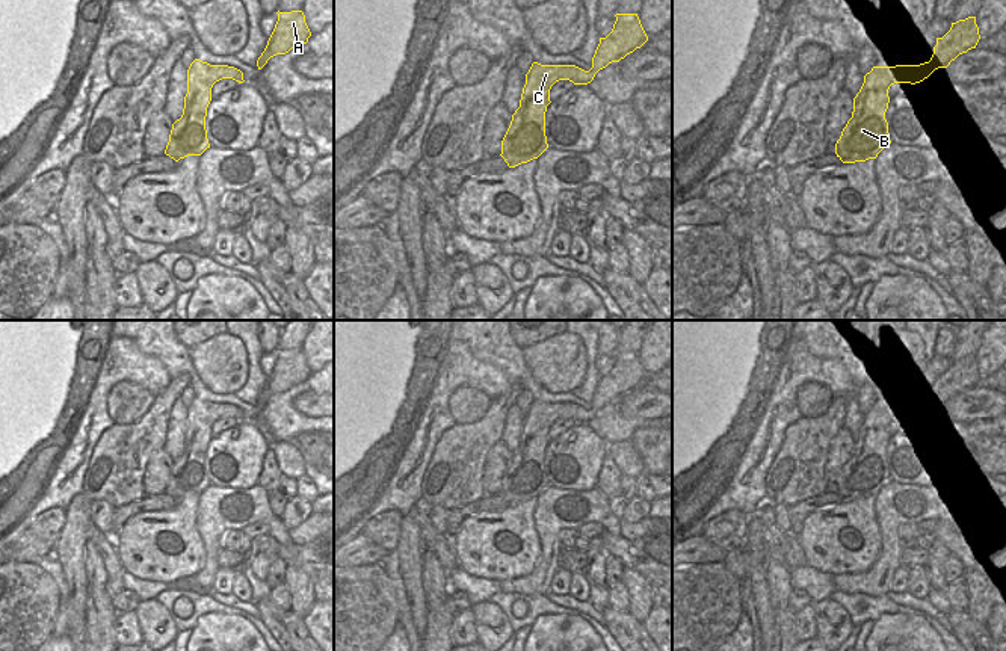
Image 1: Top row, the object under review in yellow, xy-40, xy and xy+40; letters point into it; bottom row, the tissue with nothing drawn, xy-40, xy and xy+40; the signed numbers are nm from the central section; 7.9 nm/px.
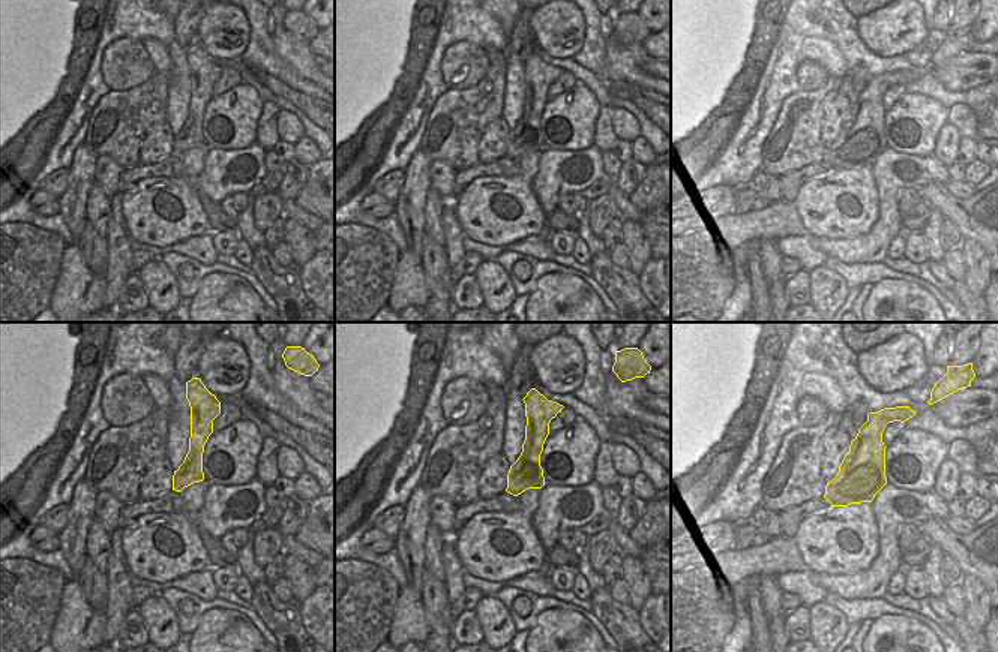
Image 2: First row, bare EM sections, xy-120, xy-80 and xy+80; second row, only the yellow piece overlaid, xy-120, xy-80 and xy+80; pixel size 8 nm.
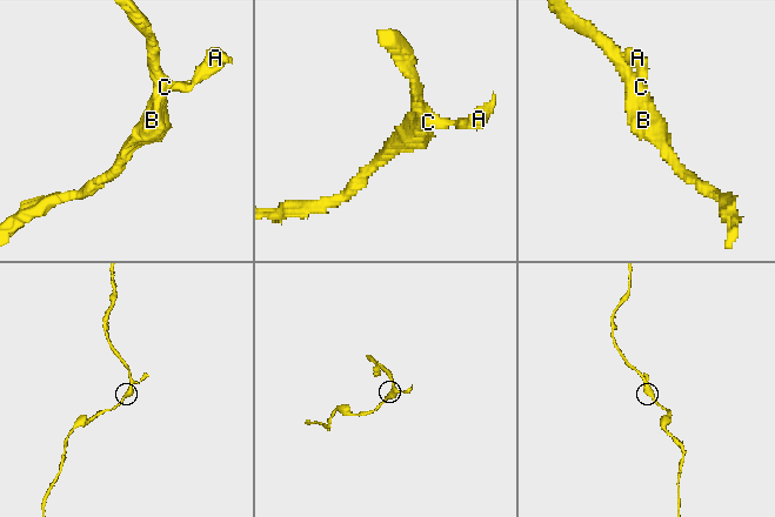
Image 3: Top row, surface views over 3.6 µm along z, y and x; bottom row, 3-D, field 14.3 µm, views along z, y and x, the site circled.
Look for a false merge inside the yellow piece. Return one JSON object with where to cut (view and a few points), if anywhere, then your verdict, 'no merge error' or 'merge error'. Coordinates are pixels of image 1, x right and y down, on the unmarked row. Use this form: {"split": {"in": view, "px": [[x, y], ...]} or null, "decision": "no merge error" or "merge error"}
{"split": null, "decision": "no merge error"}

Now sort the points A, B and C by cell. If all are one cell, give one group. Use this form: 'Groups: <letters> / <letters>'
Groups: A B C

